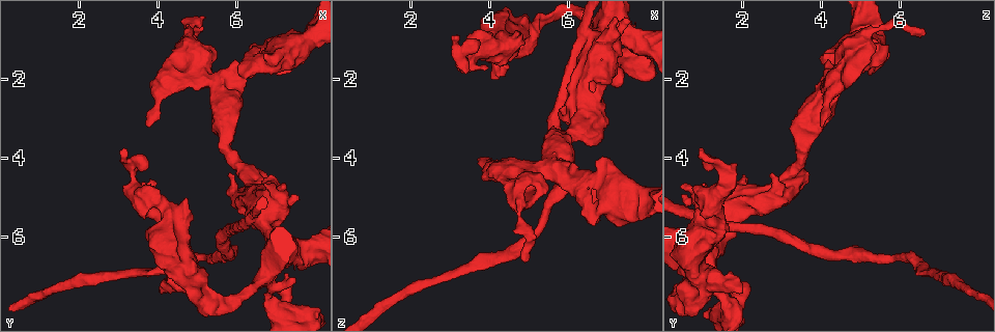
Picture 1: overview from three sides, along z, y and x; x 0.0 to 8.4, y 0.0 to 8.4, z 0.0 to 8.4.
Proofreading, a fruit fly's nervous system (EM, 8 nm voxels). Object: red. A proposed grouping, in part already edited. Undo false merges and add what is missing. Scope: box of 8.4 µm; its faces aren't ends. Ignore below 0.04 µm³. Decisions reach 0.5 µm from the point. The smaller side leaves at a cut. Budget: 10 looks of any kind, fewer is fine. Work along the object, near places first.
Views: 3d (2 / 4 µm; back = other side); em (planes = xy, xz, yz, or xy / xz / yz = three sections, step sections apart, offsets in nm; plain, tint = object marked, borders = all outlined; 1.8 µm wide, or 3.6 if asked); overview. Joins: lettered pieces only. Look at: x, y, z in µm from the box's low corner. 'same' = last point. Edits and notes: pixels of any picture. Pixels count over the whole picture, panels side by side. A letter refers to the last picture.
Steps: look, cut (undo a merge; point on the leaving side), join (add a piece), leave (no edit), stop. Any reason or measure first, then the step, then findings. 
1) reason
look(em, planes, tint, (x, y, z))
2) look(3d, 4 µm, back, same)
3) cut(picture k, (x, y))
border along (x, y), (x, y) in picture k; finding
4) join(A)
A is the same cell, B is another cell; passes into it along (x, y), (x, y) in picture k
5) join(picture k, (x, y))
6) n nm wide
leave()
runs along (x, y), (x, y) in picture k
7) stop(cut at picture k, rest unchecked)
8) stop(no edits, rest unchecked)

three arms meet
look(em, planes, borders, (6.85, 7.75, 1.70))

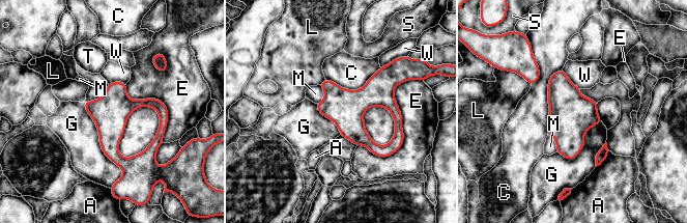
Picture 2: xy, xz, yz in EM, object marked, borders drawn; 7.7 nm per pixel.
280 nm wide
leave()
A, C, E, G, L, M, S, T and W are other cells; border along (83, 103), (115, 183) in picture 2; all the same neuron

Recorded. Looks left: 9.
four arms meet
look(em, planes, tint, (4.90, 7.35, 1.05))

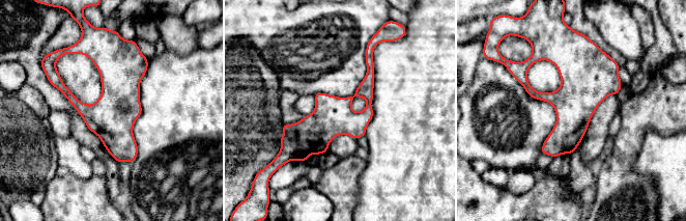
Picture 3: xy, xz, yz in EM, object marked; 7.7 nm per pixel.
what lies round it
look(em, planes, borders, same)

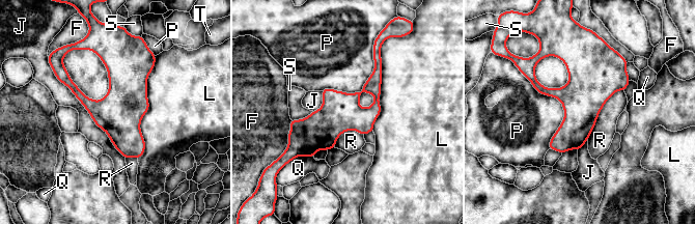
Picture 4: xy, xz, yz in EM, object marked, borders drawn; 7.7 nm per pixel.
leave()
F, J, L, P, Q, R, S and T are other cells; runs along (378, 55), (376, 78), (295, 141) in picture 4; continuous, no second neuron

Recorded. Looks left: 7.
stops while still wide
look(3d, 4 µm, (4.75, 5.05, 0.90))

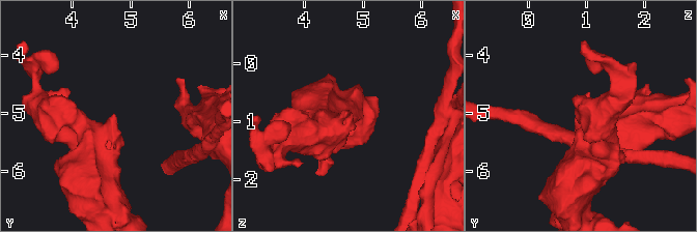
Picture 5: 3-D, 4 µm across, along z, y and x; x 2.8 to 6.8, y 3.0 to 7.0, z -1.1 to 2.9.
need the tissue
look(em, 3.6 µm, planes, borders, (4.70, 5.05, 0.85))

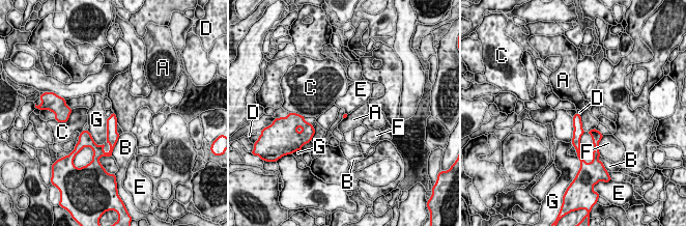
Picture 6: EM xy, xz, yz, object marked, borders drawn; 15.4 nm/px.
leave()
A, B, C, D, E, F and G are other cells; border along (579, 115), (581, 128), (584, 131) in picture 6; none of them fits

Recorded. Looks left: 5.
thick turns thin
look(em, planes, tint, (6.70, 1.75, 4.50))

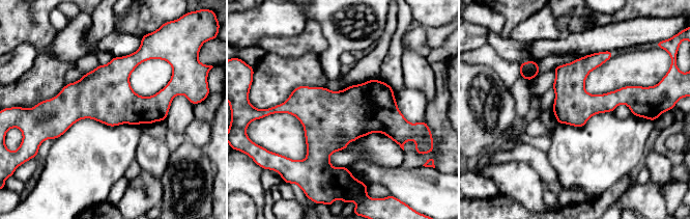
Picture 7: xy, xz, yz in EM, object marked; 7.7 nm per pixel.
look(em, planes, borders, same)

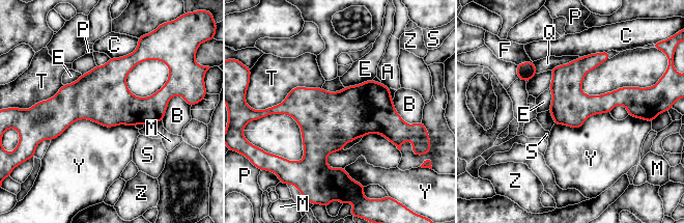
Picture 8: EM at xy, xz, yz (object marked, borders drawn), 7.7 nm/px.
leave()
A, B, C, E, F, M, P, Q, S, T, Y and Z are other cells; all the same neuron

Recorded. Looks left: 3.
stop(no edits, rest unchecked)

